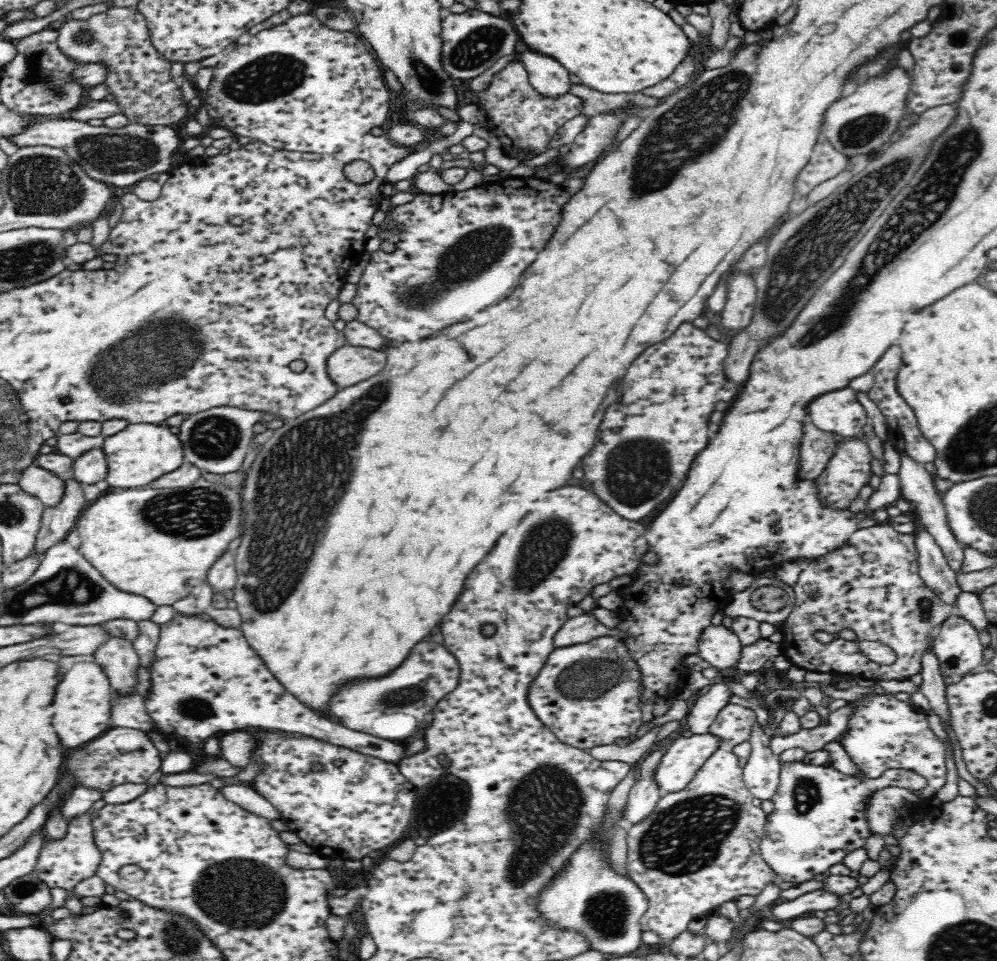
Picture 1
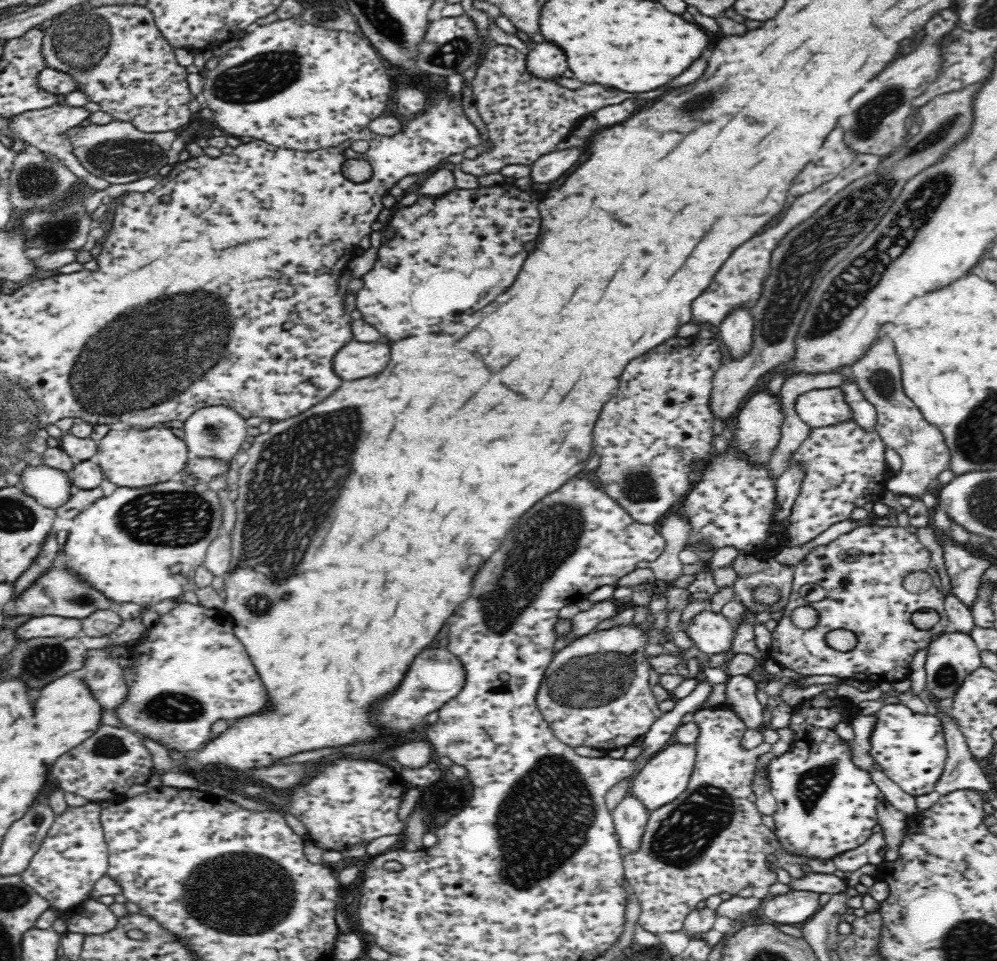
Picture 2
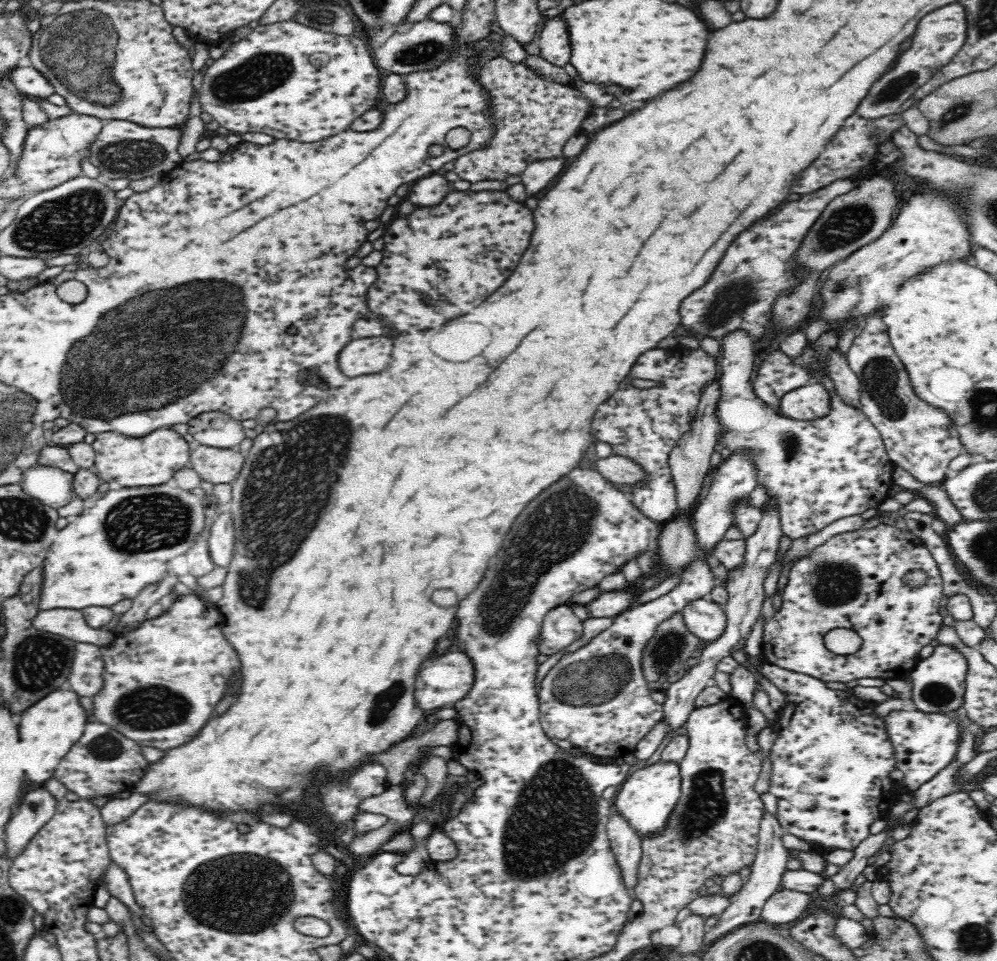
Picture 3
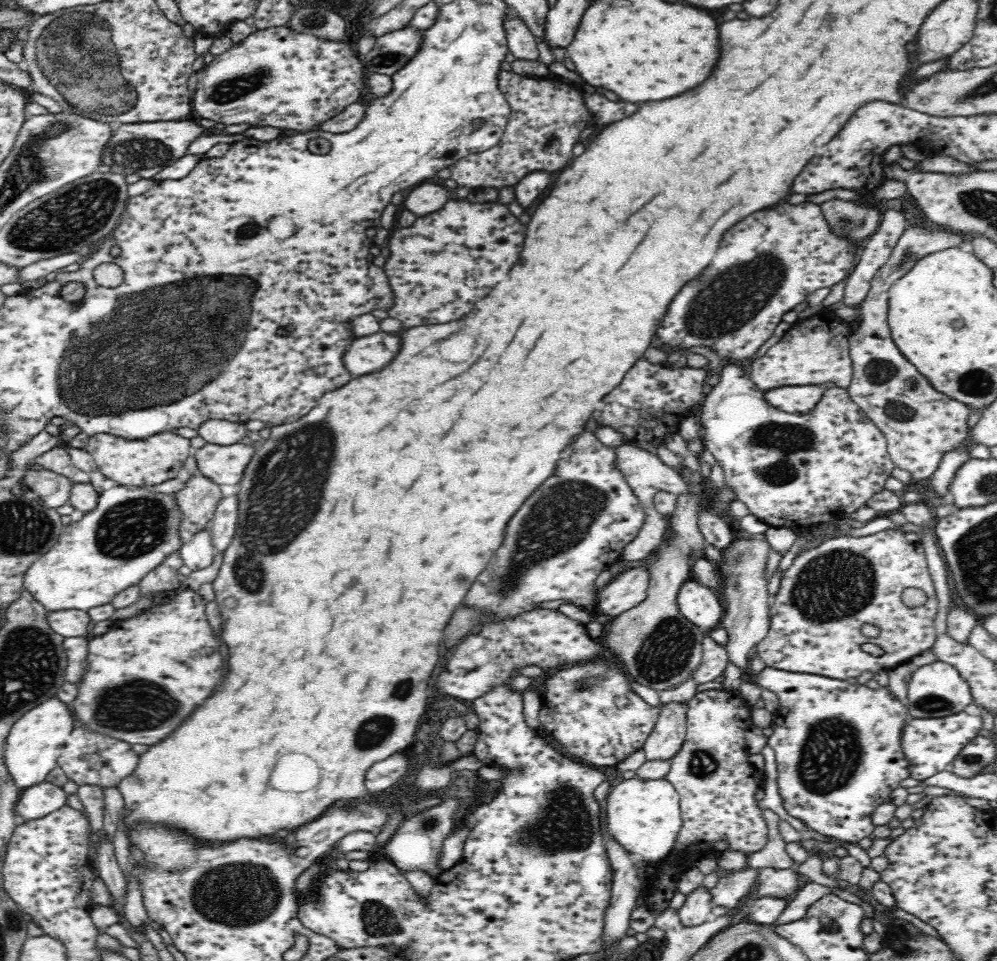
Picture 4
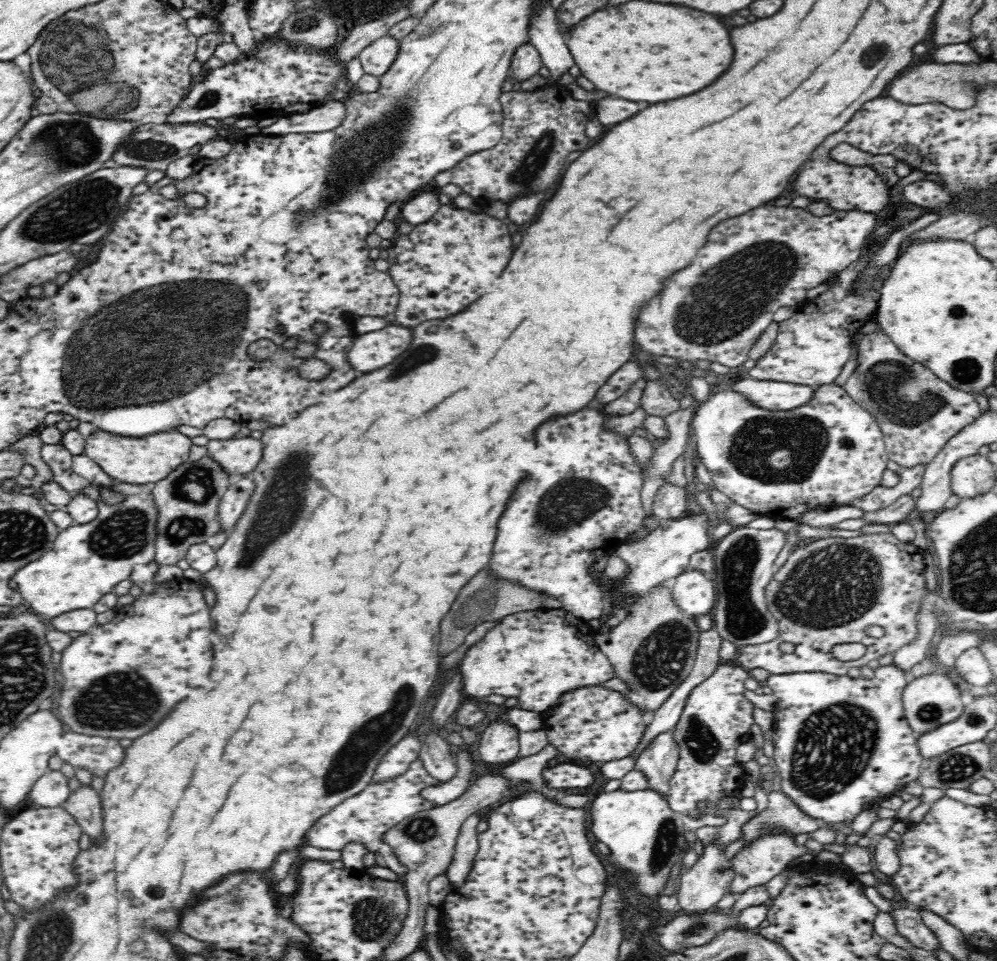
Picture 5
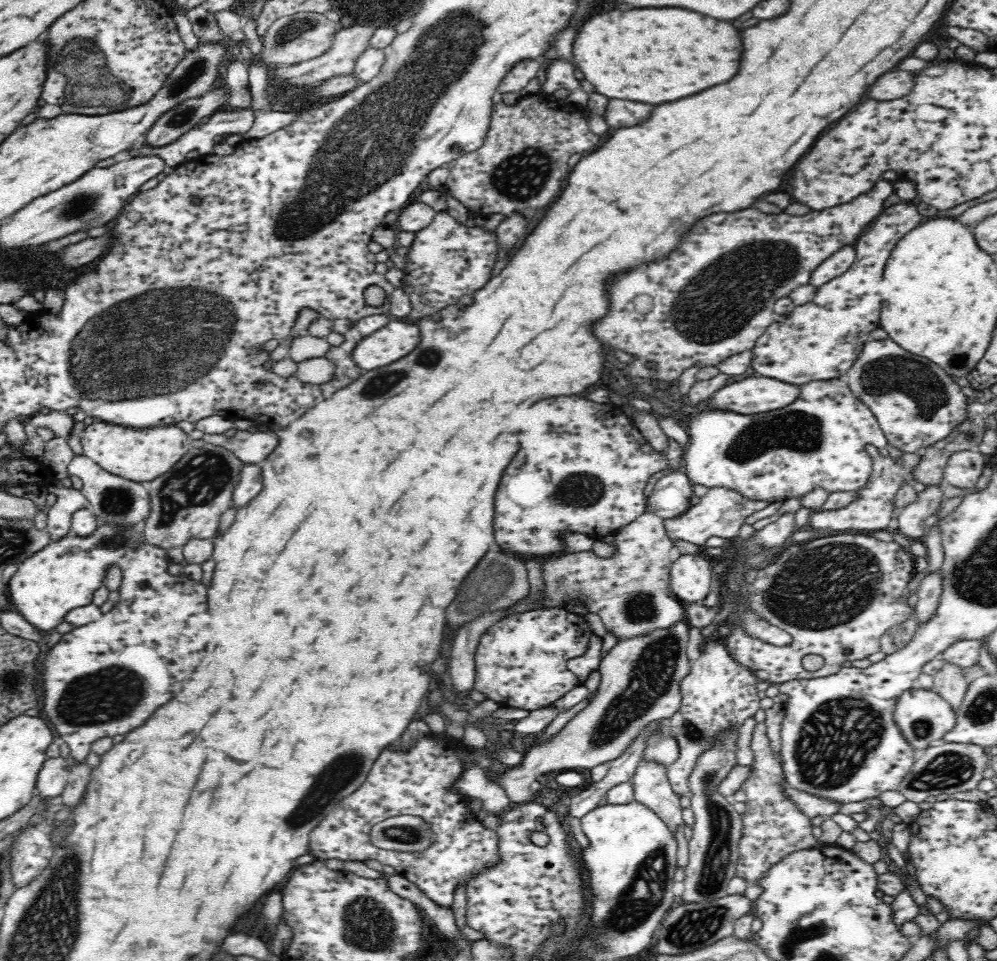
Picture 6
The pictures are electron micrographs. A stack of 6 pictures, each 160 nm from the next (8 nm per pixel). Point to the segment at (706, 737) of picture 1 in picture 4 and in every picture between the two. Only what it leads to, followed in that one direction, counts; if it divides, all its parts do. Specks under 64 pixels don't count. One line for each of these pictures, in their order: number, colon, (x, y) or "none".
2: (664, 777)
3: (645, 799)
4: (644, 816)

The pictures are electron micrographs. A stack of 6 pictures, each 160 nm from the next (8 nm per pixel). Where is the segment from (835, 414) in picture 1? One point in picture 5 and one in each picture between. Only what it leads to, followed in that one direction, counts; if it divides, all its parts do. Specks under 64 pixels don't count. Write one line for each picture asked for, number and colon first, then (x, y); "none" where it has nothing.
2: (819, 408)
3: (810, 402)
4: (798, 400)
5: (769, 395)

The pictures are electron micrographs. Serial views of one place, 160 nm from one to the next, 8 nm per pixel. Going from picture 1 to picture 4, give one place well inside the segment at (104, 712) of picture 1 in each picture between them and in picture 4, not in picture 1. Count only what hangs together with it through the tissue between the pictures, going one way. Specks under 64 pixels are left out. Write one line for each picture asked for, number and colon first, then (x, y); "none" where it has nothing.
2: (67, 703)
3: (49, 729)
4: (37, 741)

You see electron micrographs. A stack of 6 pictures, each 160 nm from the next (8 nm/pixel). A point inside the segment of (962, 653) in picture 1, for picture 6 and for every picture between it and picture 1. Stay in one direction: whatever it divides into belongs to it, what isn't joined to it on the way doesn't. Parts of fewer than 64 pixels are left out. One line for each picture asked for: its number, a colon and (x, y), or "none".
2: (952, 656)
3: (938, 682)
4: (935, 690)
5: (932, 700)
6: (923, 715)

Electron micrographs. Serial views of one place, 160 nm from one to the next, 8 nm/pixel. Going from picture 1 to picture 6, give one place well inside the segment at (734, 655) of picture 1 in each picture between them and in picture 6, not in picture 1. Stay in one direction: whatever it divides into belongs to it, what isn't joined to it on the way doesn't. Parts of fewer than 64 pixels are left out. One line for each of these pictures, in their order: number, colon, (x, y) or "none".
2: (714, 634)
3: (707, 620)
4: (701, 606)
5: (695, 593)
6: (691, 578)

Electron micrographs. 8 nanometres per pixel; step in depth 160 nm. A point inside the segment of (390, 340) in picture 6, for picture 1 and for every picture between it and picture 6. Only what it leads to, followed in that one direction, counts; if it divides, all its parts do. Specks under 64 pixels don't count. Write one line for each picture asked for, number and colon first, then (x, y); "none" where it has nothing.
1: (348, 365)
2: (354, 360)
3: (358, 357)
4: (367, 354)
5: (370, 351)

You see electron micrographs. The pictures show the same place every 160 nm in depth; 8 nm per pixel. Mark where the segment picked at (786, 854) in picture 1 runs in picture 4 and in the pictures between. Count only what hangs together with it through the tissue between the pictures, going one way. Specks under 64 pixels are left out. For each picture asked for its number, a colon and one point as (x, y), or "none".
2: (825, 805)
3: (829, 769)
4: (838, 751)

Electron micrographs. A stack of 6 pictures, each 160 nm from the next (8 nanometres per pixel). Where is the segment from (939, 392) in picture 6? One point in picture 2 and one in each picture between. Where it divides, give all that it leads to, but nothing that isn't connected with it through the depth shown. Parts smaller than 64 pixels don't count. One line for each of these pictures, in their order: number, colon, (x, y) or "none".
2: (902, 427)
3: (920, 439)
4: (920, 424)
5: (918, 413)

